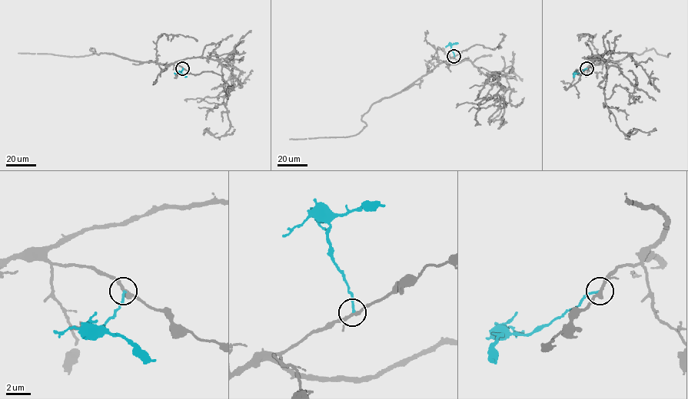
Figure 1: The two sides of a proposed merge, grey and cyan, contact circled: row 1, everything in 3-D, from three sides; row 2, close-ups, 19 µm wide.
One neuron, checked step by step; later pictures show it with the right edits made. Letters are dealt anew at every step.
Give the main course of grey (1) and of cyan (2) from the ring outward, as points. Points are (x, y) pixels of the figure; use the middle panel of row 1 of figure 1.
1: (454, 56), (442, 61), (399, 92), (374, 102), (362, 117), (367, 124), (354, 135), (289, 139)
2: (454, 56), (451, 45), (457, 43)

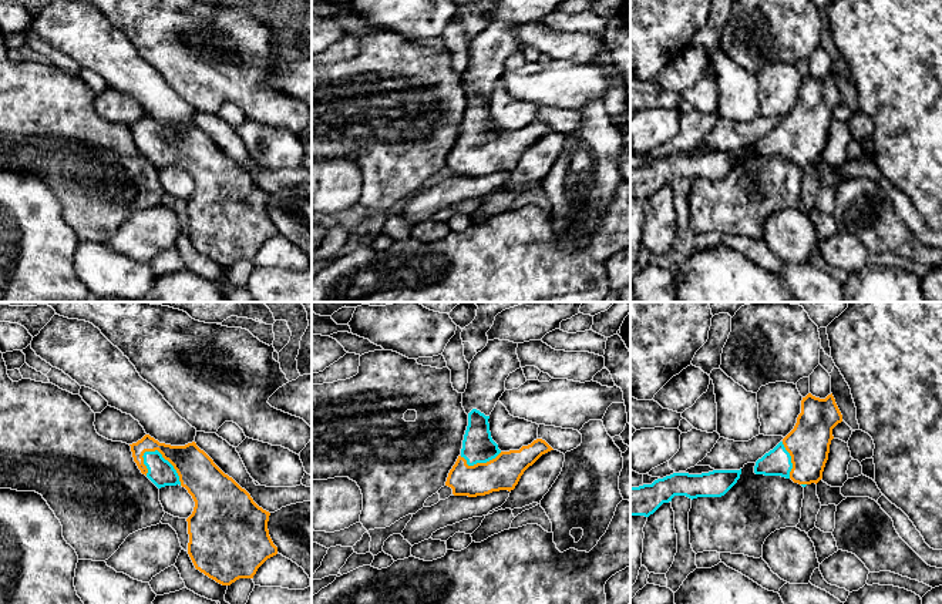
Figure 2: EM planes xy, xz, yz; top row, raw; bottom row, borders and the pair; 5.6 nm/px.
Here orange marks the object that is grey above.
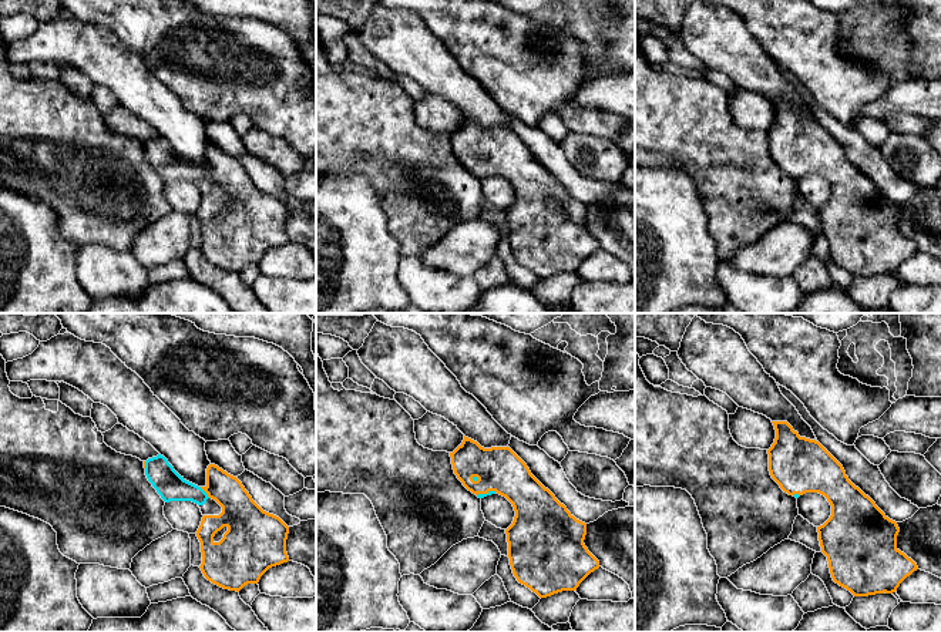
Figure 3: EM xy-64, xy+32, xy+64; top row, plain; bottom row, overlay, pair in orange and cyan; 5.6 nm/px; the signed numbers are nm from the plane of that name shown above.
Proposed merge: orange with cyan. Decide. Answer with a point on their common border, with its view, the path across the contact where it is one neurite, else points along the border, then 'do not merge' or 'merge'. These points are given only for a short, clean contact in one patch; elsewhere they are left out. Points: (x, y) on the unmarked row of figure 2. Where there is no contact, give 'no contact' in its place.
contact xy (167, 140); merge

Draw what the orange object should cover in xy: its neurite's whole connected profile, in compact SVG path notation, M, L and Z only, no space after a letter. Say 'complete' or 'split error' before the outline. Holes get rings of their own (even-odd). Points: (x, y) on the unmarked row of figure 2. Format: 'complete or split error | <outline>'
split error | M145 115L129 127L138 150L158 170L179 165L192 177L195 188L186 199L188 235L196 251L222 266L231 266L239 259L253 259L258 249L277 235L268 211L270 194L259 188L195 123L171 127Z

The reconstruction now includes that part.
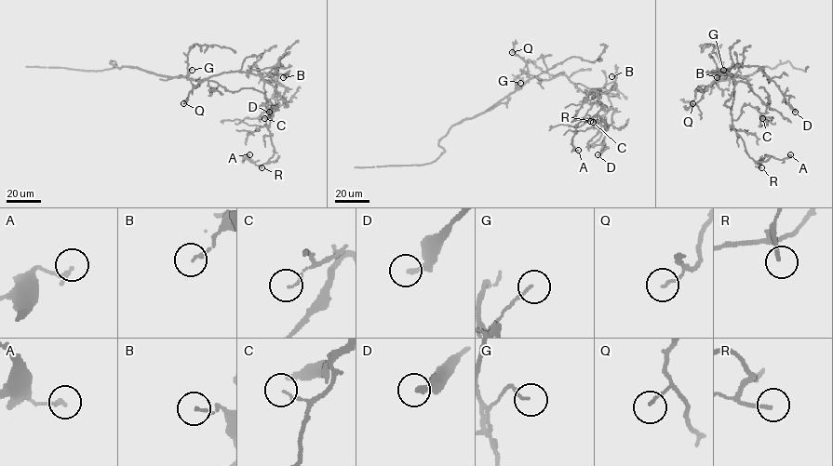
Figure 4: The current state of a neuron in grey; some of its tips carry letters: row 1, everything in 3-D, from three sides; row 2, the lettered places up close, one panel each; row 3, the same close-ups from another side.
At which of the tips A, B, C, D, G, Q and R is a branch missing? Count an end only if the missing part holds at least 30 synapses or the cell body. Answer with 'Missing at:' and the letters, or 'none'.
Missing at: none

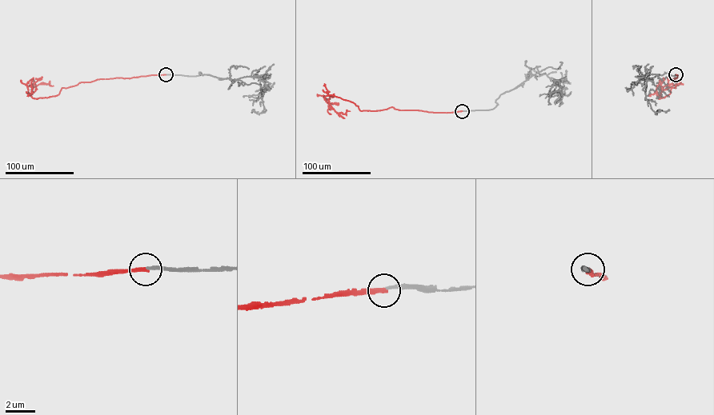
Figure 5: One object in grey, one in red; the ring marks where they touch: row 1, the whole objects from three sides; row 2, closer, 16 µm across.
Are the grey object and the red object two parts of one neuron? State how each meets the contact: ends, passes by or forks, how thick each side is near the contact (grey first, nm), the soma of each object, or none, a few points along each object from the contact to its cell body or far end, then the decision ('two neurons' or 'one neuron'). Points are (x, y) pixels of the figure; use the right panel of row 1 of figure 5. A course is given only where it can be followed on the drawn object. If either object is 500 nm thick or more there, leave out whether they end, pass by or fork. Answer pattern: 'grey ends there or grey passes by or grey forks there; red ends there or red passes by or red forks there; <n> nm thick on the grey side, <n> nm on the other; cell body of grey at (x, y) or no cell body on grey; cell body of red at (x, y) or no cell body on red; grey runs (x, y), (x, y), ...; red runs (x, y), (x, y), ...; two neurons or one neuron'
grey ends there; red ends there; 190 nm thick on the grey side, 280 nm on the other; no cell body on grey; no cell body on red; grey runs (675, 74), (667, 72), (640, 80), (639, 76), (647, 77), (645, 97), (651, 109), (656, 113), (668, 109); red runs (675, 74), (677, 77), (671, 80), (675, 88), (659, 98), (665, 85), (679, 84), (675, 85); one neuron

